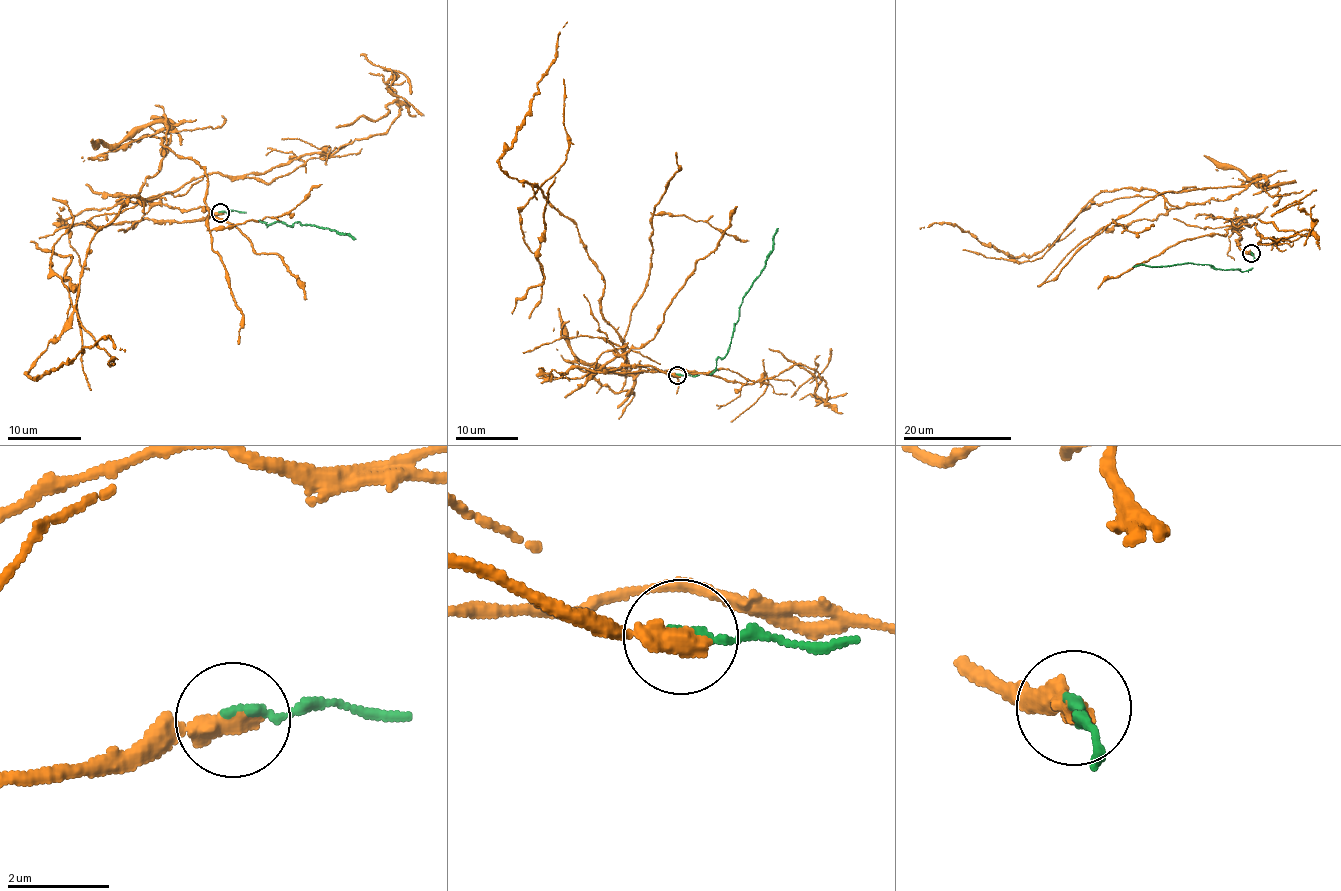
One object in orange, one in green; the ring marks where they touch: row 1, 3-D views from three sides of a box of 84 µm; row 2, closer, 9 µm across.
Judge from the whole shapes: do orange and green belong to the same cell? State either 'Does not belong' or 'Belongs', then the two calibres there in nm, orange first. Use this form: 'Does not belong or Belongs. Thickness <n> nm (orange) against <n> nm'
Does not belong. Thickness 480 nm (orange) against 200 nm

